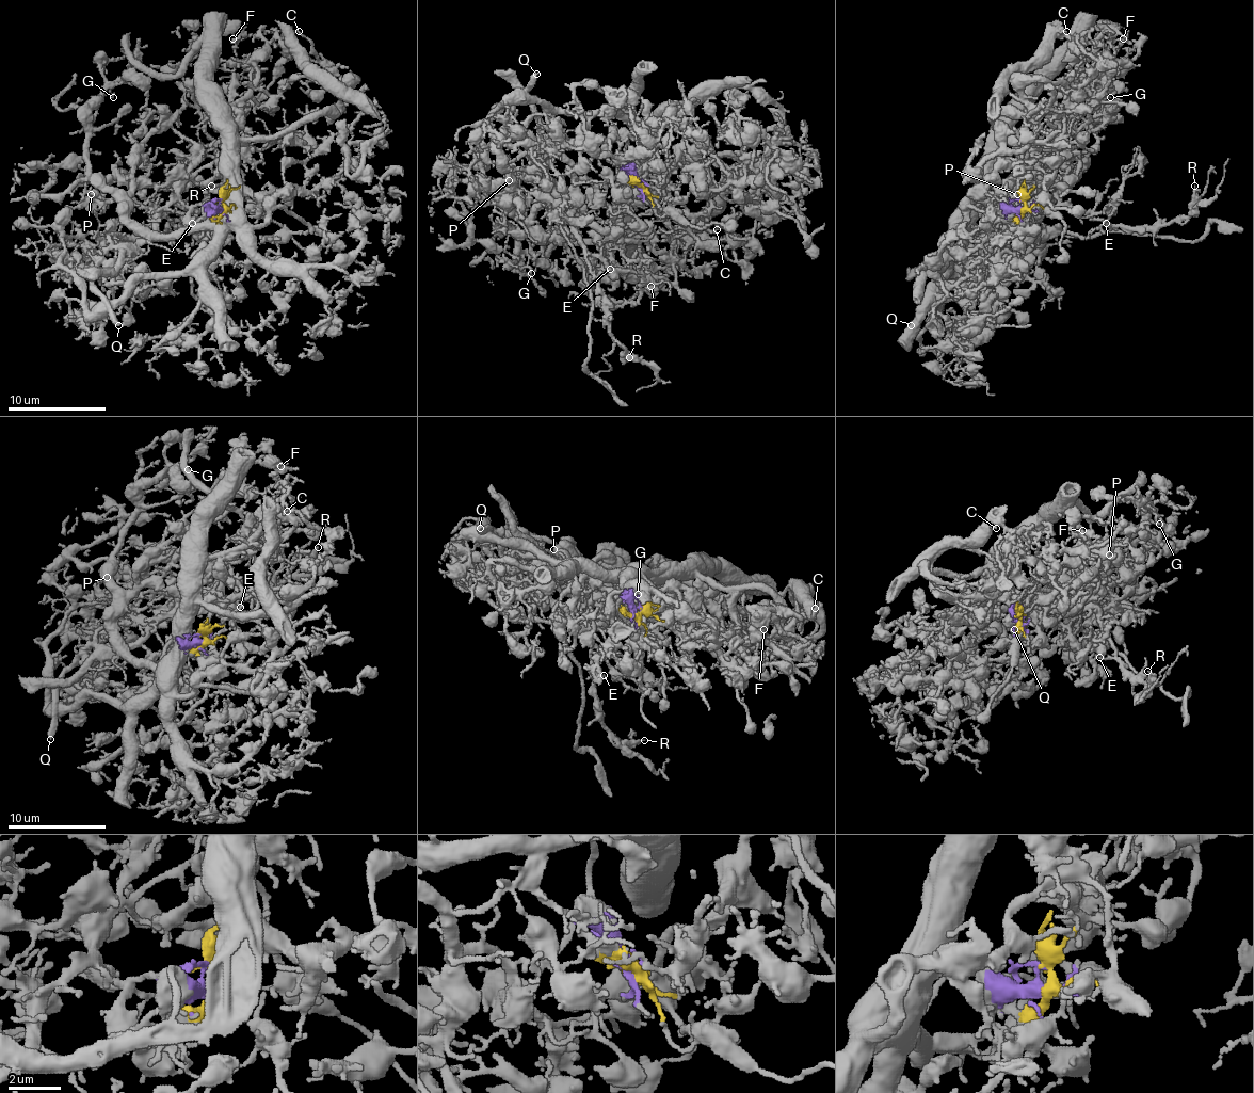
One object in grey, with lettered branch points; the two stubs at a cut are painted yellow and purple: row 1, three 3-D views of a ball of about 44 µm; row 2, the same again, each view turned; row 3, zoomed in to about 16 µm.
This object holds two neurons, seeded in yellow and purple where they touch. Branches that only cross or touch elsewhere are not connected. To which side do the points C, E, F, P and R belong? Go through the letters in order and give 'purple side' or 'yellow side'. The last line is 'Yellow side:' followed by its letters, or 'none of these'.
C: purple side
E: yellow side
F: purple side
P: yellow side
R: yellow side
Yellow side: E, P, R

